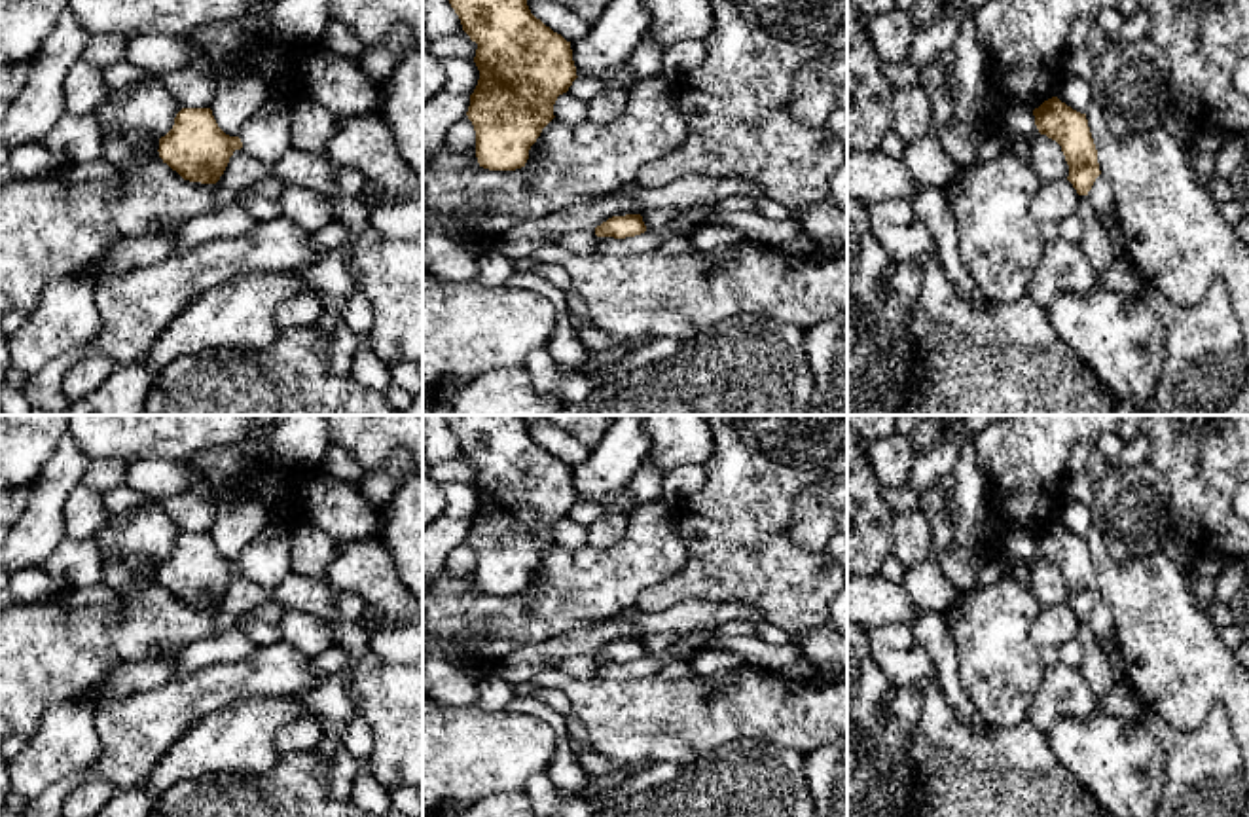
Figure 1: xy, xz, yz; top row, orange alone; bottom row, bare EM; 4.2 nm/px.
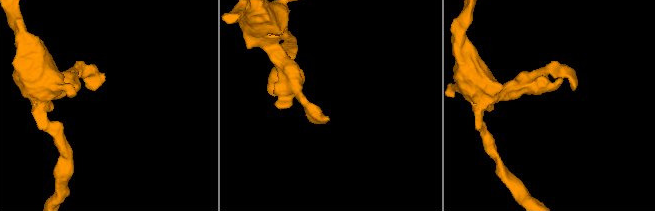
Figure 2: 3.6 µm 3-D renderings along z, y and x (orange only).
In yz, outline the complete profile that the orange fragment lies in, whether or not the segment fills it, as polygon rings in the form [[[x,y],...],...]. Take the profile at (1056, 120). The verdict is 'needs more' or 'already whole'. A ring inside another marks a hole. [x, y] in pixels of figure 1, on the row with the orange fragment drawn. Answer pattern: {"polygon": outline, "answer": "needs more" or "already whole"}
{"polygon": [[[1052,97],[1035,108],[1033,116],[1039,133],[1061,146],[1069,165],[1067,180],[1078,195],[1088,195],[1101,171],[1086,114],[1080,114],[1058,97]]], "answer": "already whole"}

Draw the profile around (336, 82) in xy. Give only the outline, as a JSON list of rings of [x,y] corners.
[[[317,44],[299,59],[299,95],[341,118],[381,112],[381,89],[360,70],[358,61]]]

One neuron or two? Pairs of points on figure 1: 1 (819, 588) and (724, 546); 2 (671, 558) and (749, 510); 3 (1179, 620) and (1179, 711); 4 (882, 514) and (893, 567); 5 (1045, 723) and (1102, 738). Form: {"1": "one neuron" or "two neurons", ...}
{"1": "one neuron", "2": "two neurons", "3": "one neuron", "4": "two neurons", "5": "two neurons"}

